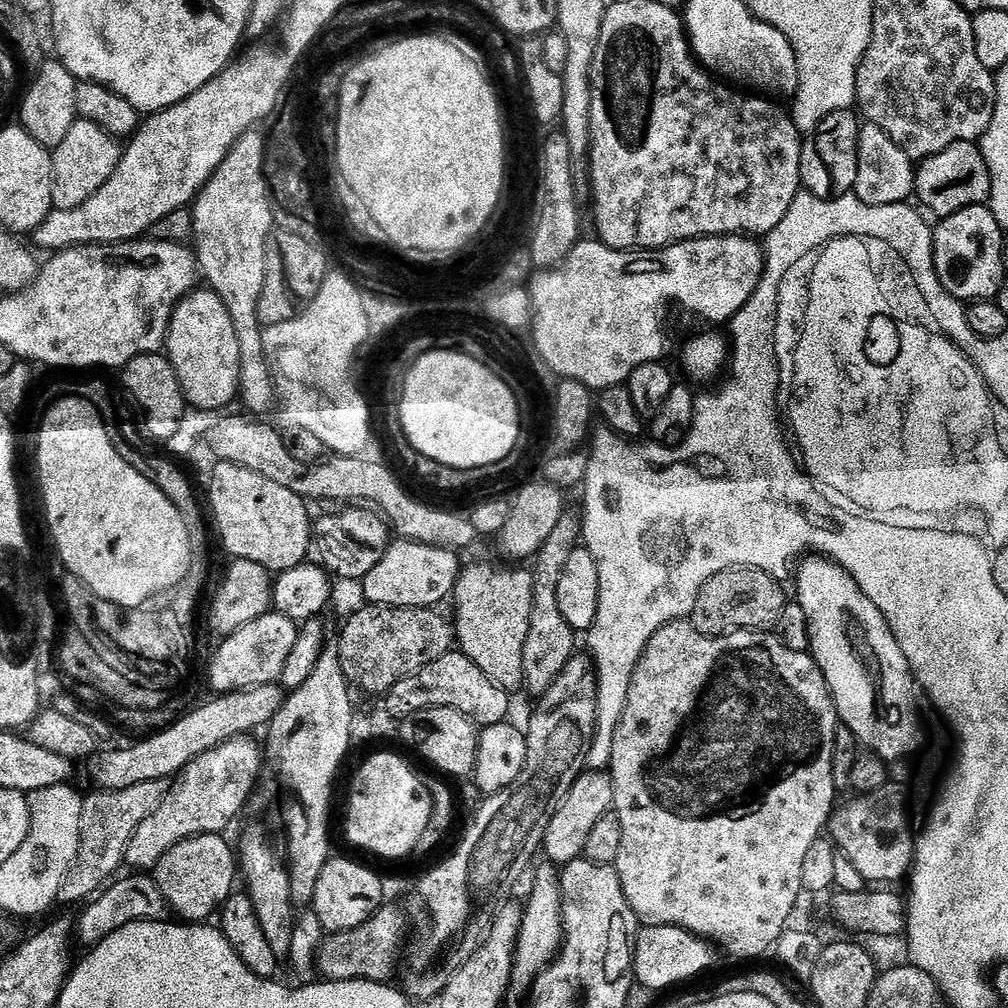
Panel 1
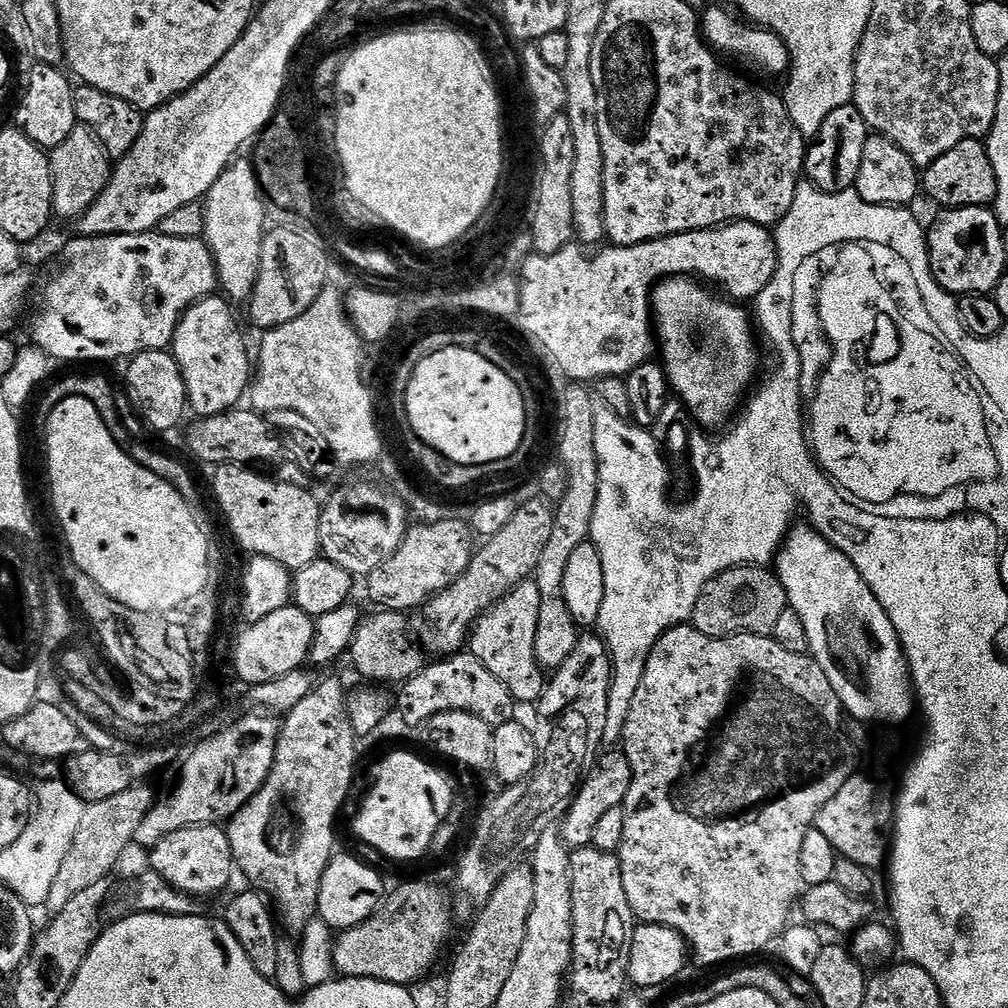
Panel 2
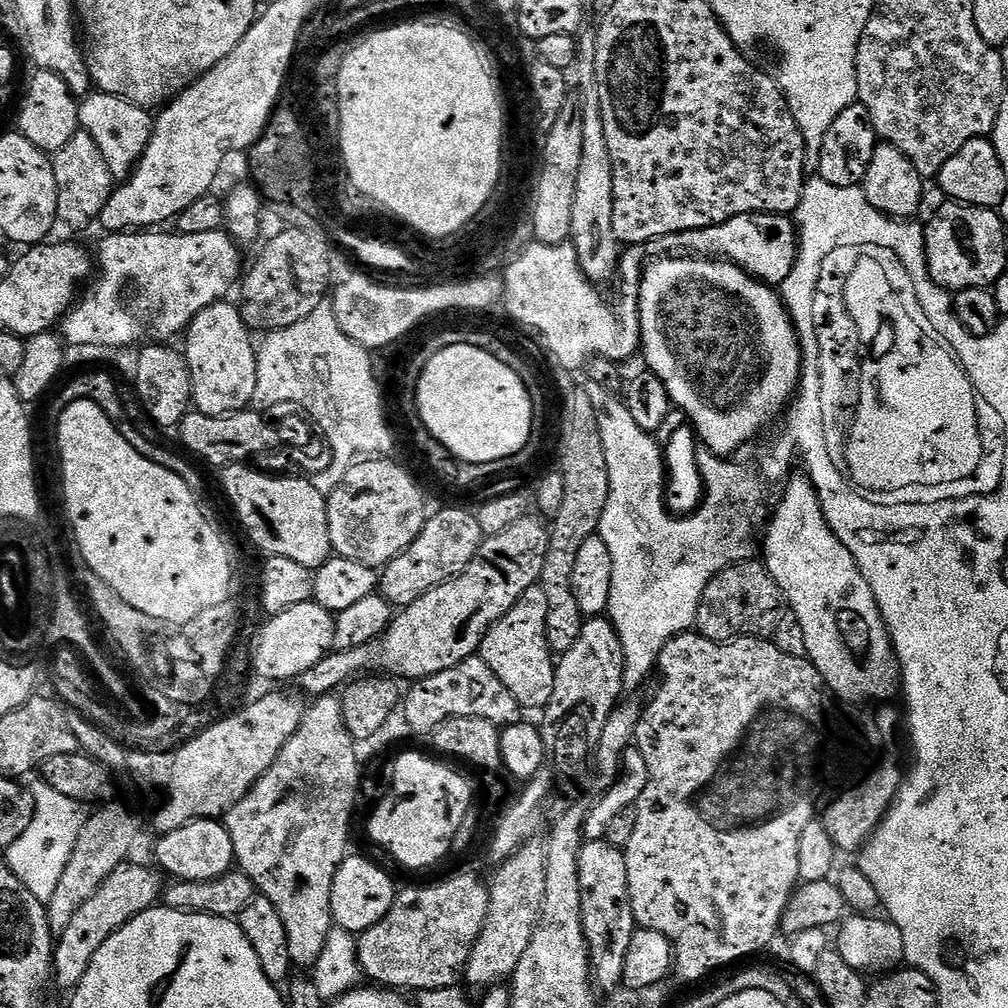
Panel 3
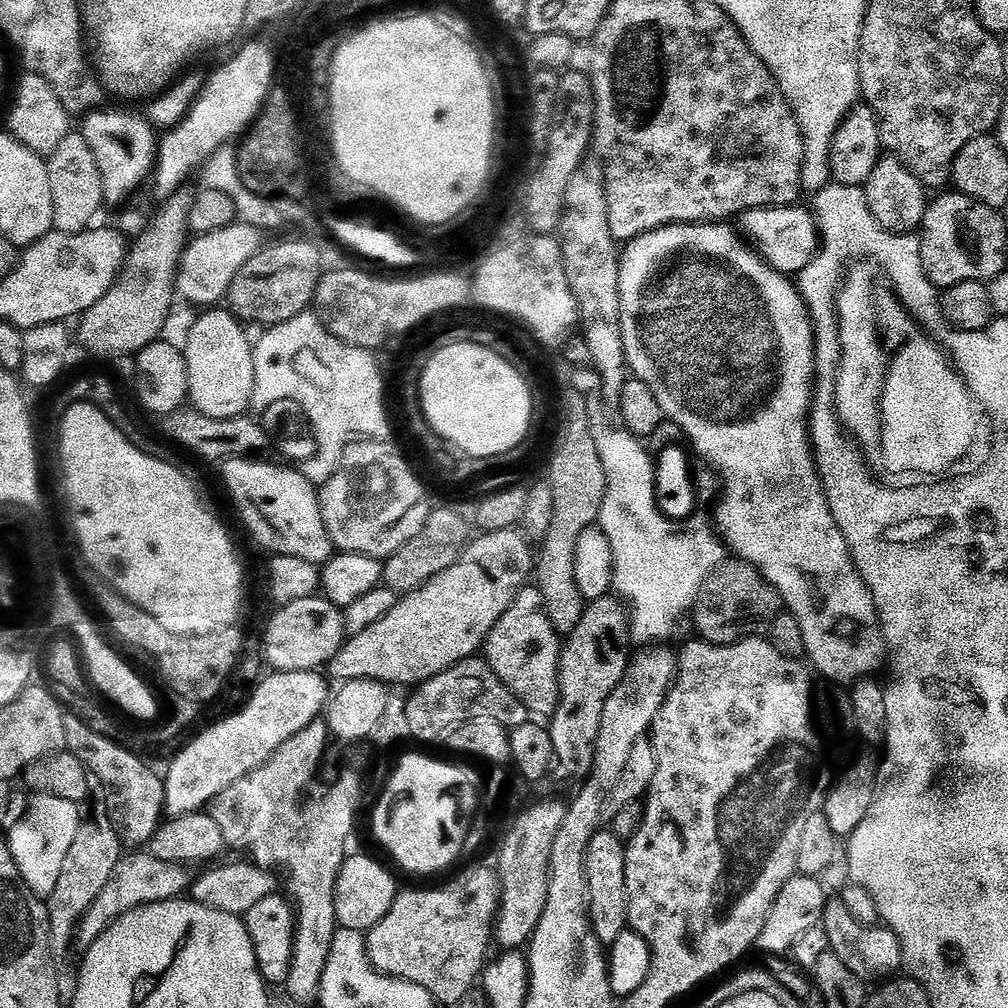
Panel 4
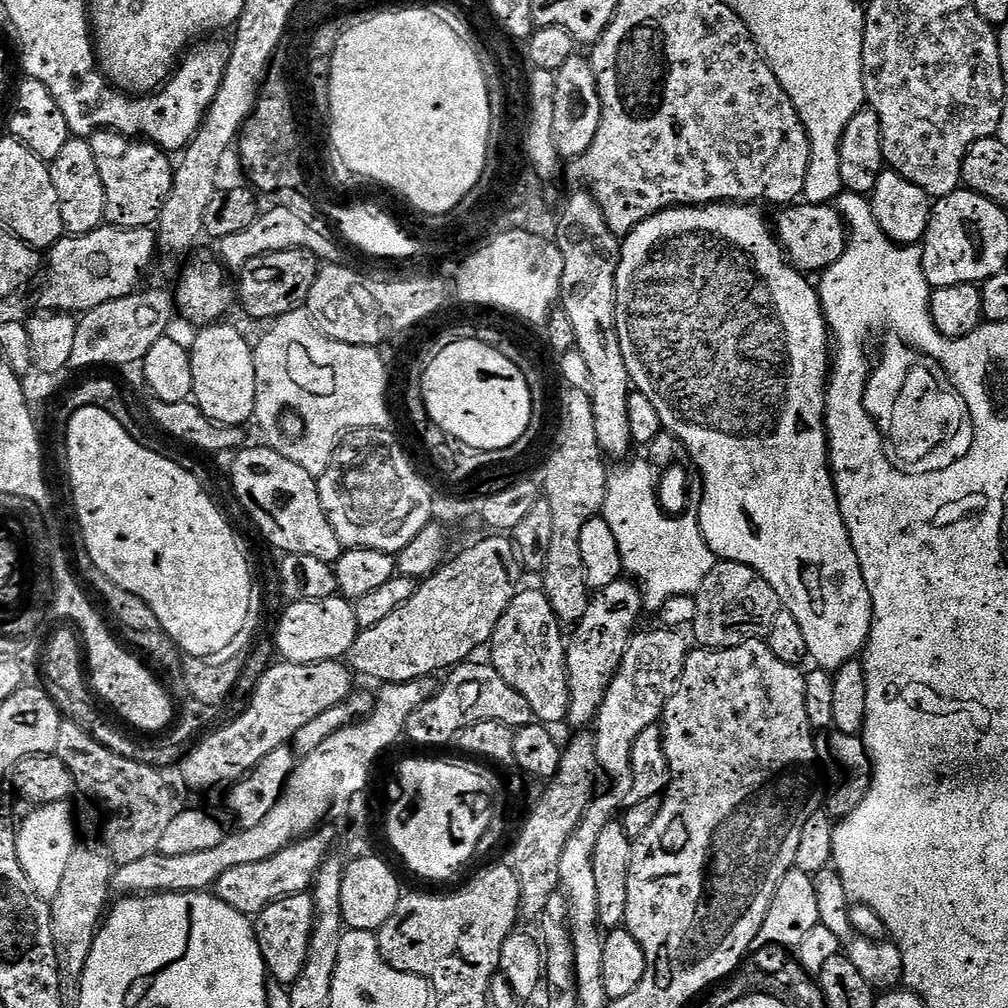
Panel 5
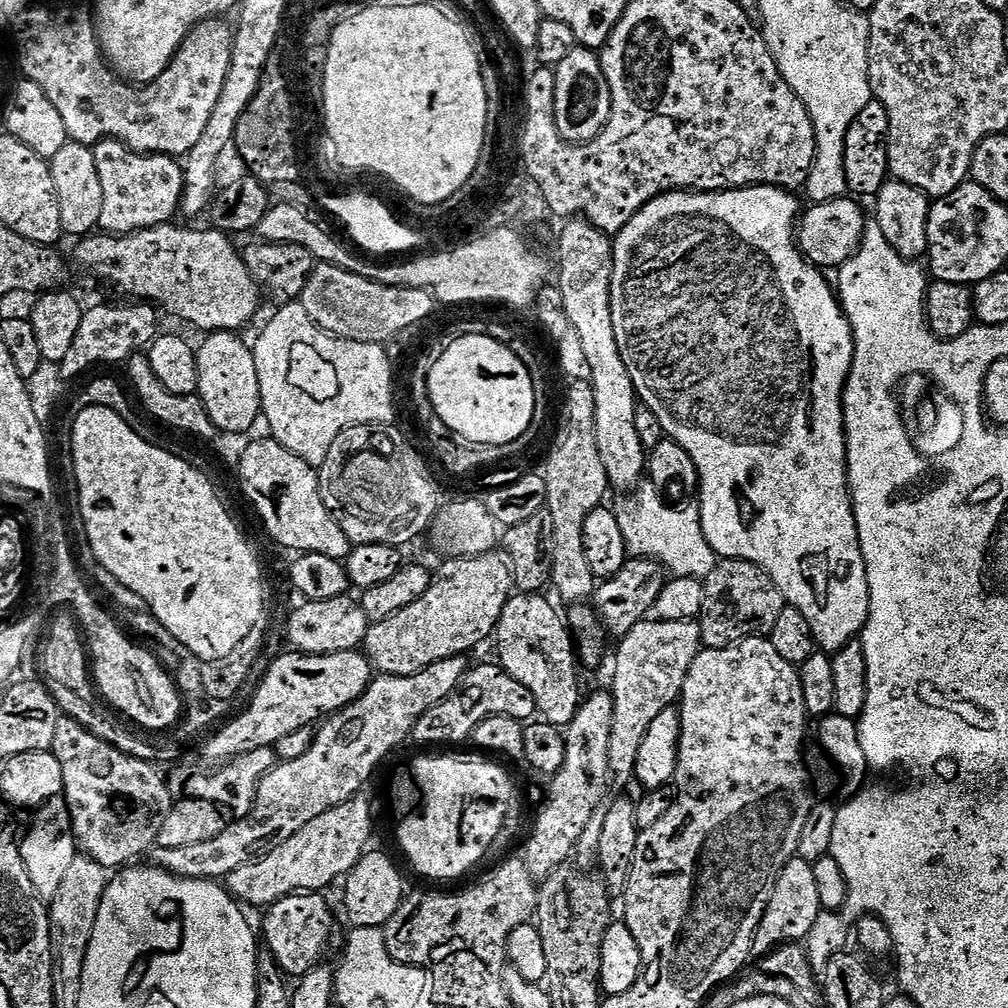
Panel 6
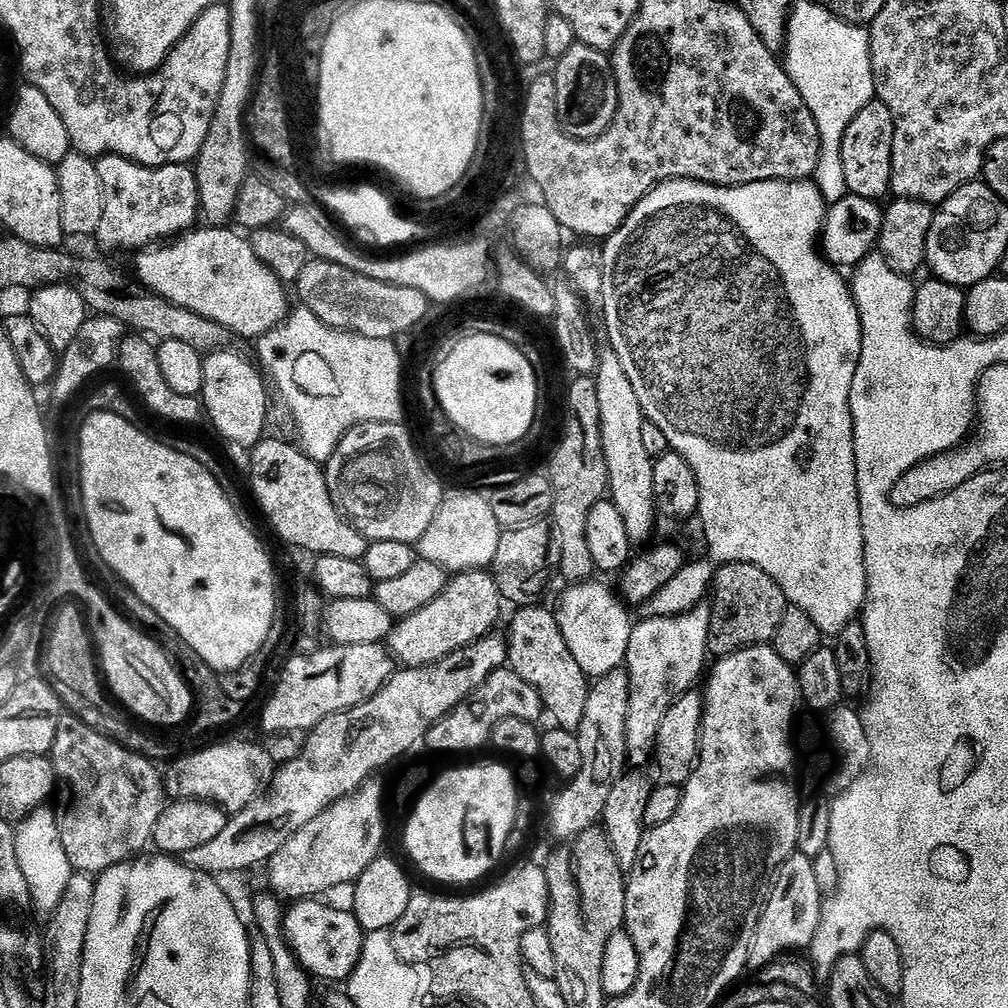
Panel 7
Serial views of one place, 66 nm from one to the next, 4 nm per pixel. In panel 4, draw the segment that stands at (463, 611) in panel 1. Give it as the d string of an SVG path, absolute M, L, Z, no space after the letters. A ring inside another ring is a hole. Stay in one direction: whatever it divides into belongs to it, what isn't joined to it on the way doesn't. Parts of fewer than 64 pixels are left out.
M525 586L502 614L482 649L483 659L502 678L502 682L528 707L533 717L551 718L560 704L560 654L562 637L554 630L544 608L540 589Z

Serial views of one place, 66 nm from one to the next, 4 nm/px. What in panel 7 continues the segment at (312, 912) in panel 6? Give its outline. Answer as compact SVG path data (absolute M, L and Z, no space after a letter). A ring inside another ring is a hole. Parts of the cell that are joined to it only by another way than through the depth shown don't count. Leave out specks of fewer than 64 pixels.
M316 898L295 901L284 913L284 939L300 967L309 976L317 981L344 982L356 968L366 933L352 911L344 909L343 912L340 908L331 908L328 904L320 903L324 902Z

